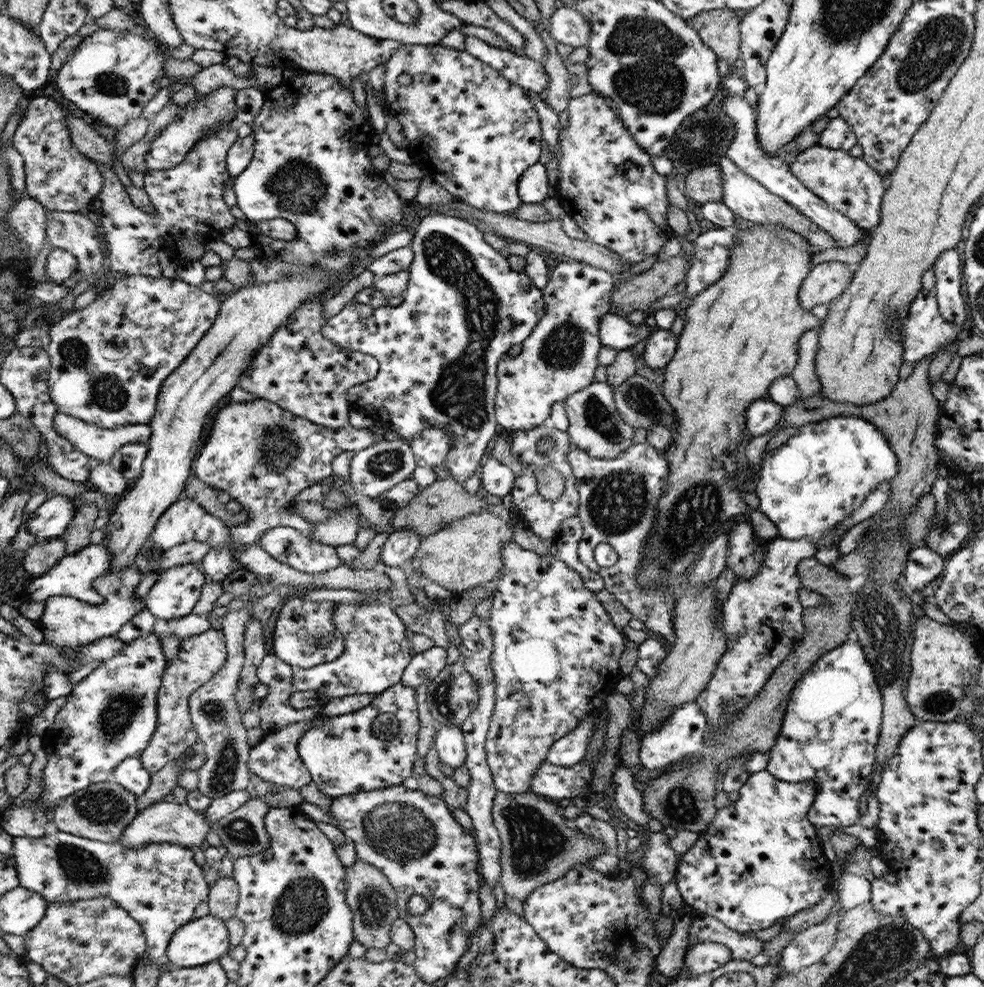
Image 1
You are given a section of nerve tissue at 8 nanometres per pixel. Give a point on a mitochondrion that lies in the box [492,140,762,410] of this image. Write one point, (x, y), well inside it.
(562, 348)

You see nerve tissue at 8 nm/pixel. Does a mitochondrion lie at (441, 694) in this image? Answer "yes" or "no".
yes

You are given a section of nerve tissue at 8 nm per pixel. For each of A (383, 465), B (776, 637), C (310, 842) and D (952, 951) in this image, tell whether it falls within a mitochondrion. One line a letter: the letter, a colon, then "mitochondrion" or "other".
A: mitochondrion
B: other
C: other
D: other

